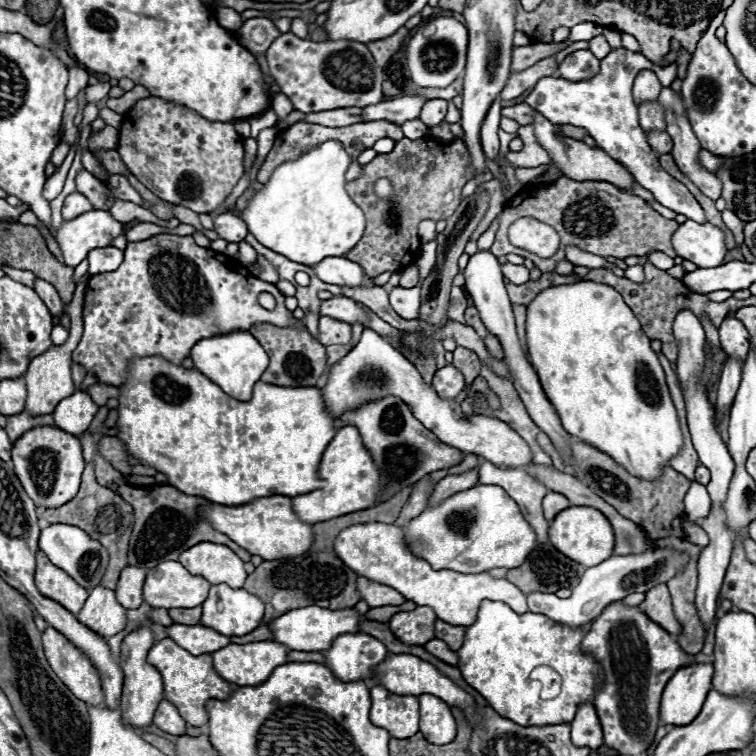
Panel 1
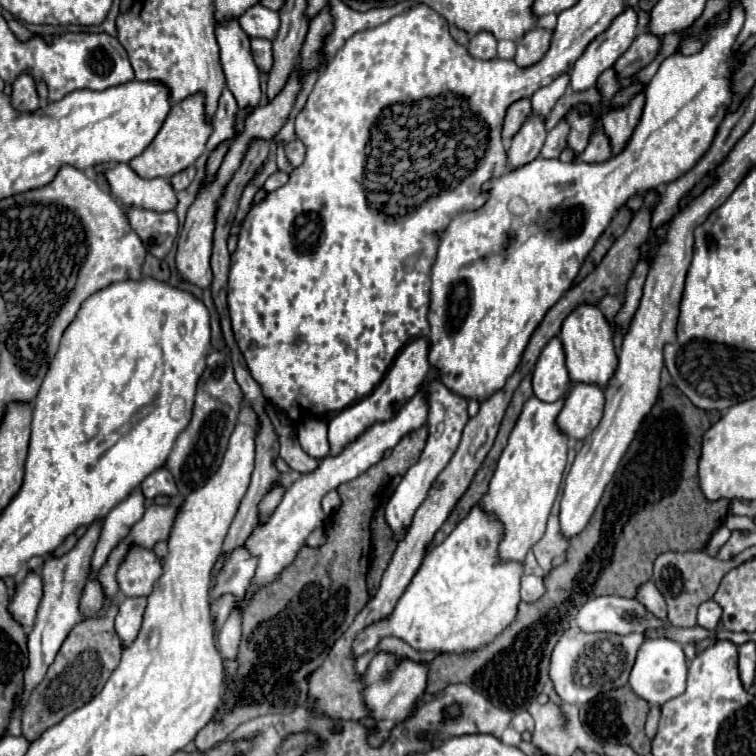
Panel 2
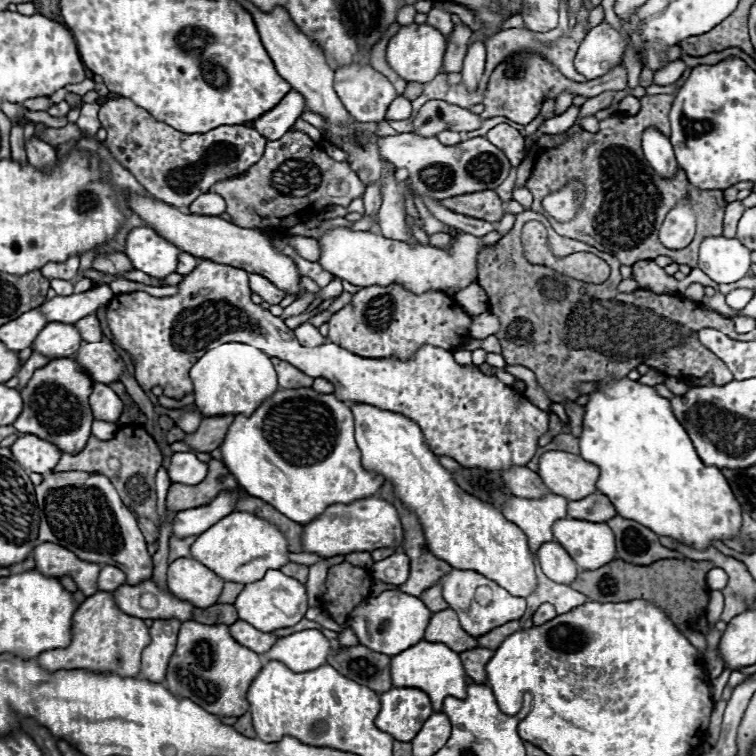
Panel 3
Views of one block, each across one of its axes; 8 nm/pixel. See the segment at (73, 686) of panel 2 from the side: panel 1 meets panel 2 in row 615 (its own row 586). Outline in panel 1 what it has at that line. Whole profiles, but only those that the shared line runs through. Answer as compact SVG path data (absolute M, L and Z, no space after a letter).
M86 466L84 474L82 474L82 486L80 486L76 498L72 498L68 504L64 504L60 508L48 508L42 514L42 518L48 520L50 524L78 526L84 532L88 532L88 536L92 536L94 540L100 540L110 552L110 564L108 564L108 572L106 572L106 576L102 580L102 586L106 586L110 590L116 588L120 572L128 566L128 542L130 542L130 534L132 534L134 512L132 512L132 506L128 502L124 502L116 492L112 492L110 488L100 486L94 480L92 466Z

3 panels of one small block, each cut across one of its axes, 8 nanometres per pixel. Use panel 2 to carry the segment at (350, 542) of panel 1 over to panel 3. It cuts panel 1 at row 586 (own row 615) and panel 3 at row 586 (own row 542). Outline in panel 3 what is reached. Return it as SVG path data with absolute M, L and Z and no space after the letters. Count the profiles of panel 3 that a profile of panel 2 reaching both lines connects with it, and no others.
M452 568L452 572L444 574L438 580L438 584L442 586L444 600L458 614L462 628L470 636L482 636L484 632L490 632L492 628L498 628L500 624L506 624L508 620L520 620L526 612L526 598L512 596L508 590L500 588L496 582L480 576L474 570Z

